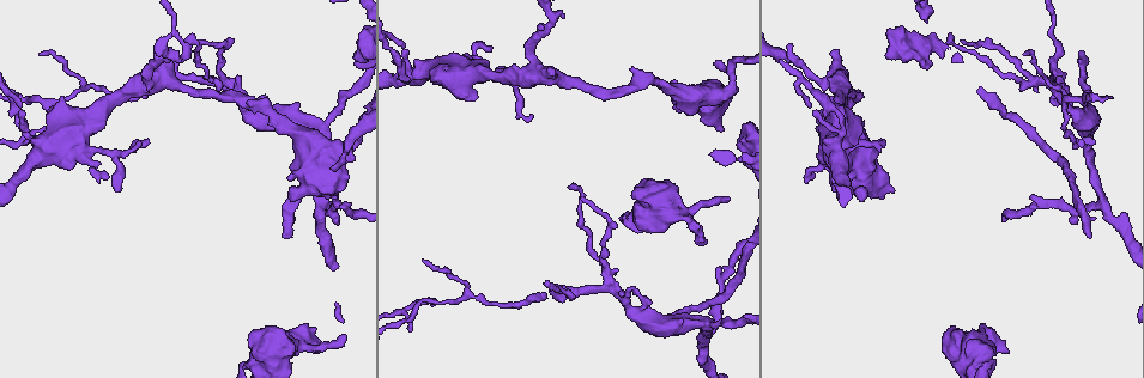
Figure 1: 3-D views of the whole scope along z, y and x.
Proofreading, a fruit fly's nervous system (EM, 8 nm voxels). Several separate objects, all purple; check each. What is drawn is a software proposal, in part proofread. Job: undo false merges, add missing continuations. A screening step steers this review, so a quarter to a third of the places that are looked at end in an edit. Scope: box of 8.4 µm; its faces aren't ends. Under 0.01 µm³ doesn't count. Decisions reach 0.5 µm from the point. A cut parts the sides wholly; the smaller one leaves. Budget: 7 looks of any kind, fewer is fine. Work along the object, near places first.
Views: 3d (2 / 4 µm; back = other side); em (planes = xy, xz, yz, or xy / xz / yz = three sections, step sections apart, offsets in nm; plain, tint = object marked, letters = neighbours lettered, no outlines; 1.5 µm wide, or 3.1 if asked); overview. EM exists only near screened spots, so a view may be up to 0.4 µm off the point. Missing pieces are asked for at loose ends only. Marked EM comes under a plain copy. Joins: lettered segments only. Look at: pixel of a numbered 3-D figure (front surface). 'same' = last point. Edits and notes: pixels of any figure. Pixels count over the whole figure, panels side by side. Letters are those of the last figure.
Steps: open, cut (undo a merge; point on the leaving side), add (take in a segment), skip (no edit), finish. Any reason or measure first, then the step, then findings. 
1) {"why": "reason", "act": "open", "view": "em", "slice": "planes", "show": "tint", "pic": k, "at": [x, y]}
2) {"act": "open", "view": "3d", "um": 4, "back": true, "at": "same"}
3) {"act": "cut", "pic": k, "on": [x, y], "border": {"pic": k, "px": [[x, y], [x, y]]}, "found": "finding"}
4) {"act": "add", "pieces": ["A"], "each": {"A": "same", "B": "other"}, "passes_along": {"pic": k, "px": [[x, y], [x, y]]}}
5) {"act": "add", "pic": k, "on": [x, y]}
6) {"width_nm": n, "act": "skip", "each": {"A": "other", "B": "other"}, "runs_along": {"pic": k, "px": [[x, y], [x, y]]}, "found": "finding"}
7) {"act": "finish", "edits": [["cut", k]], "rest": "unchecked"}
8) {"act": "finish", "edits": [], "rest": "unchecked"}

{"why": "calibre changes", "act": "open", "view": "em", "slice": "planes", "show": "tint", "pic": 1, "at": [672, 208]}

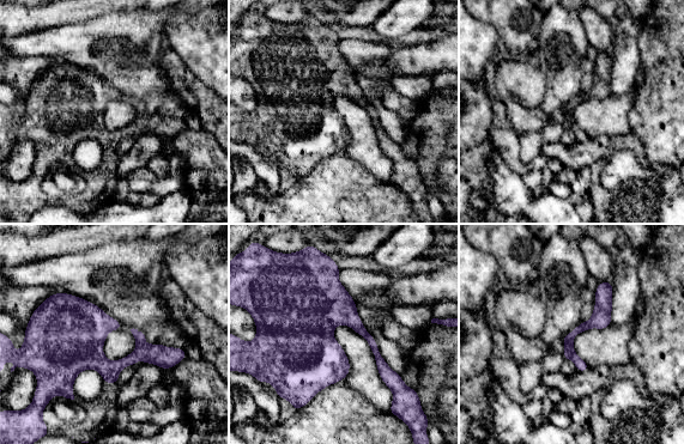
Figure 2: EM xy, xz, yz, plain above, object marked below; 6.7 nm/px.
{"why": "what lies round it", "act": "open", "view": "em", "slice": "planes", "show": "letters", "at": "same"}

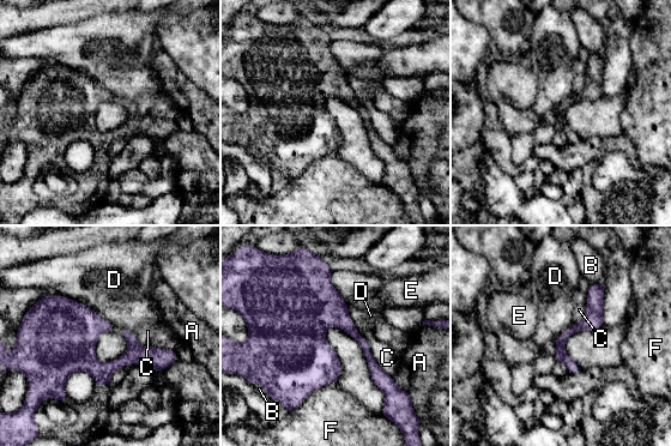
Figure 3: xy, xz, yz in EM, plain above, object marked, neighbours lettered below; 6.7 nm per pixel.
{"width_nm": 400, "act": "skip", "each": {"A": "other", "B": "other", "C": "other", "D": "other", "E": "other", "F": "other"}, "border": {"pic": 3, "px": [[61, 295], [90, 307], [115, 329]]}, "found": "all the same neuron"}

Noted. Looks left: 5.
{"why": "branch stops here", "act": "open", "view": "em", "slice": "planes", "show": "tint", "pic": 1, "at": [287, 235]}

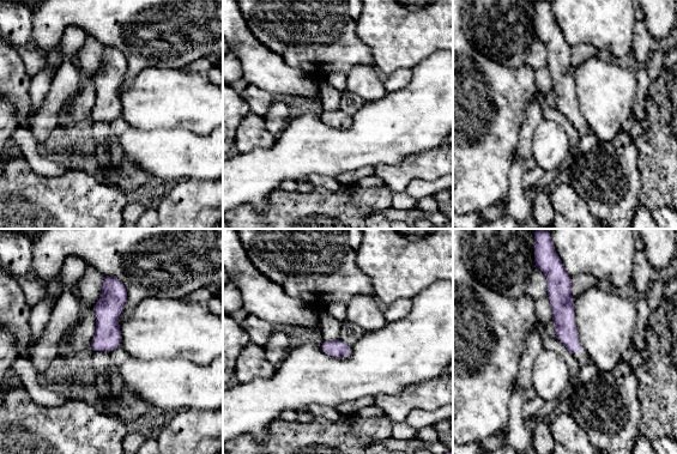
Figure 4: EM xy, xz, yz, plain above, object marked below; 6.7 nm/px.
{"why": "what lies round it", "act": "open", "view": "em", "slice": "planes", "show": "letters", "at": "same"}

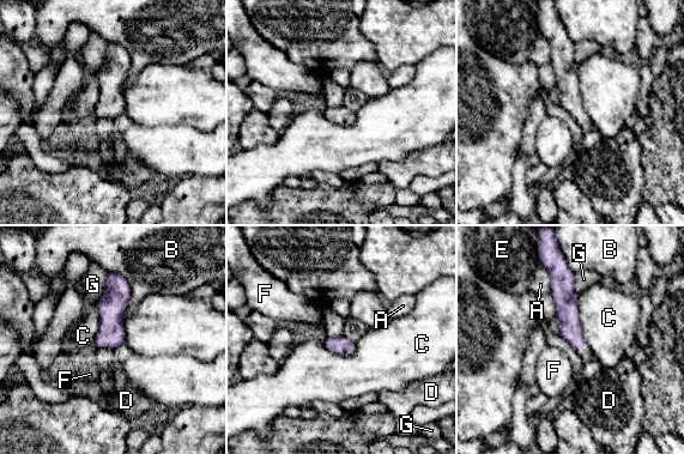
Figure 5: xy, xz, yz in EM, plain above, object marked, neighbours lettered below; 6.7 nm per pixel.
{"width_nm": 110, "act": "add", "pieces": ["D"], "each": {"A": "other", "B": "other", "C": "other", "D": "same", "E": "other", "F": "other", "G": "other"}, "found": "the neuron continues"}

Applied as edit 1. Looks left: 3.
{"why": "an open end", "act": "open", "view": "em", "slice": "planes", "show": "letters", "pic": 1, "at": [1026, 53]}

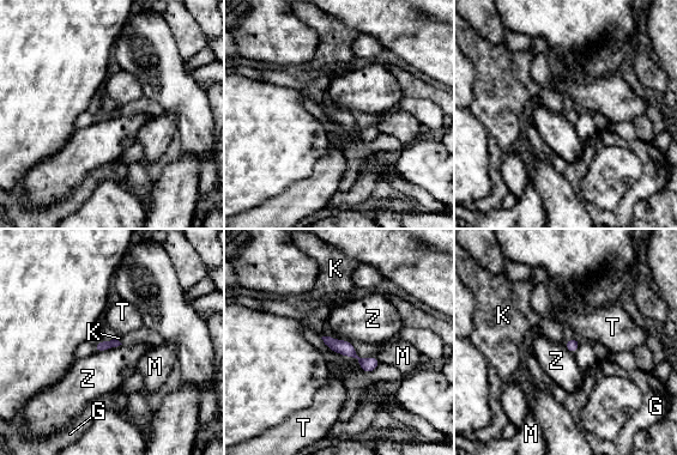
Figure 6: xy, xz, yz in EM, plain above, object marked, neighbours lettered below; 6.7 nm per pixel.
{"longest_contact_nm": ["Z", 190], "act": "skip", "each": {"G": "other", "K": "other", "M": "other", "T": "other", "Z": "other"}, "runs_along": {"pic": 6, "px": [[326, 339], [364, 363], [375, 363]]}, "found": "no lettered segment goes on from it"}

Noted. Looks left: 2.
{"act": "finish", "edits": [["add", 5]], "rest": "unchecked"}

